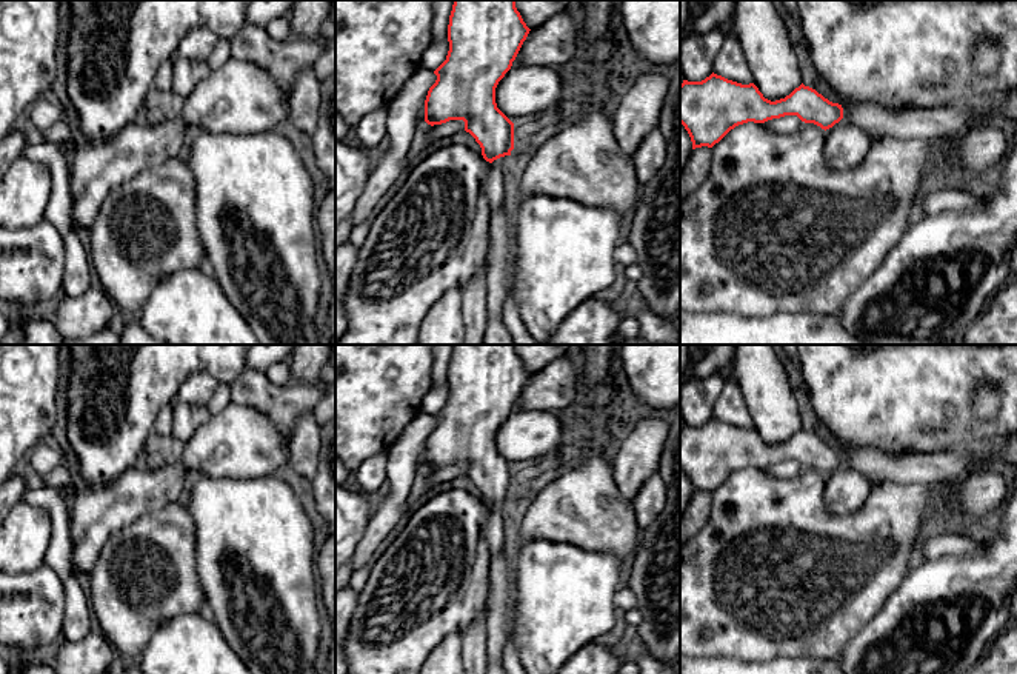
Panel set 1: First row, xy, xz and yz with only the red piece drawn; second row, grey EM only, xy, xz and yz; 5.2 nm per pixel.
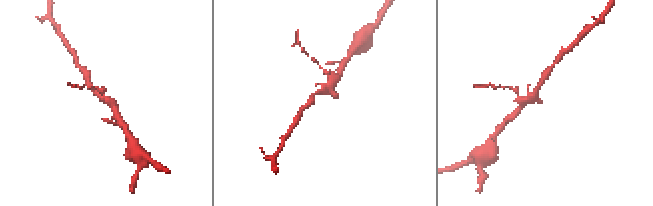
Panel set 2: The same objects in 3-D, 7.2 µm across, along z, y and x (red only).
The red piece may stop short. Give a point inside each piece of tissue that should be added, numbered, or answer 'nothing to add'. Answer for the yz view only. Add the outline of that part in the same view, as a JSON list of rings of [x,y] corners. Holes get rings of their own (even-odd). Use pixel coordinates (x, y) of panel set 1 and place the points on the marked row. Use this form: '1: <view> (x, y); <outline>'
1: yz (877, 122); [[[855,103],[843,111],[843,118],[862,128],[871,138],[929,138],[957,135],[979,123],[994,123],[997,118],[982,117],[975,111],[954,108],[914,109],[891,114],[872,103]]]

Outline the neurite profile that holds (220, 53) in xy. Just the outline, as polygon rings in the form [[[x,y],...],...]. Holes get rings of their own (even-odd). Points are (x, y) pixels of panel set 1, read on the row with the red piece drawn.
[[[220,38],[211,55],[206,57],[209,68],[214,71],[217,68],[220,68],[228,58],[231,58],[231,51],[229,51],[229,40],[226,38]]]

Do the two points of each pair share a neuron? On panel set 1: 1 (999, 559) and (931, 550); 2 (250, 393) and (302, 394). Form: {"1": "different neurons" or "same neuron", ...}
{"1": "different neurons", "2": "same neuron"}

